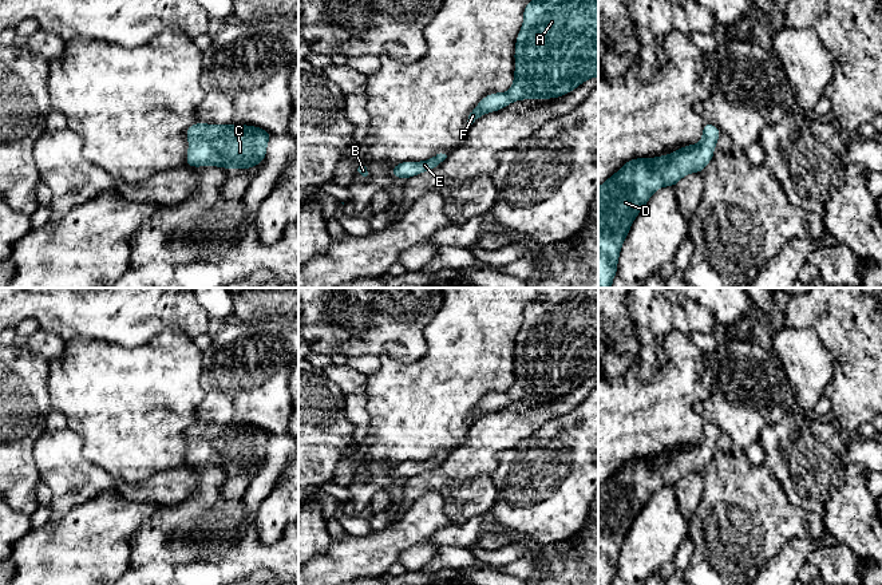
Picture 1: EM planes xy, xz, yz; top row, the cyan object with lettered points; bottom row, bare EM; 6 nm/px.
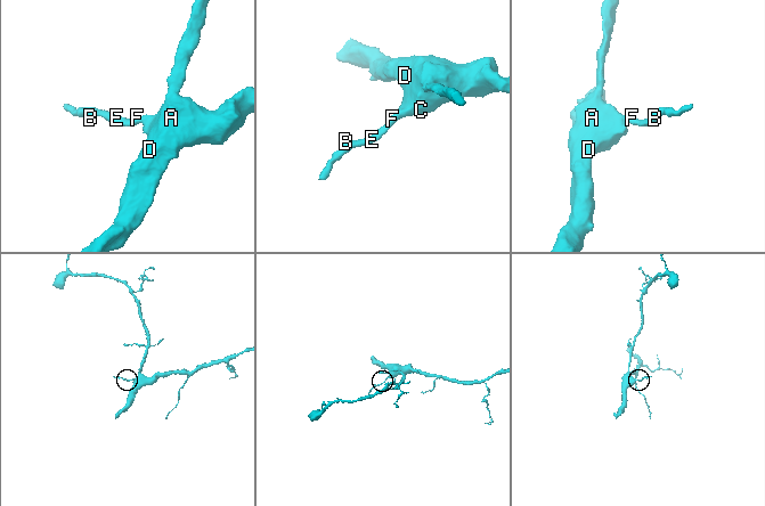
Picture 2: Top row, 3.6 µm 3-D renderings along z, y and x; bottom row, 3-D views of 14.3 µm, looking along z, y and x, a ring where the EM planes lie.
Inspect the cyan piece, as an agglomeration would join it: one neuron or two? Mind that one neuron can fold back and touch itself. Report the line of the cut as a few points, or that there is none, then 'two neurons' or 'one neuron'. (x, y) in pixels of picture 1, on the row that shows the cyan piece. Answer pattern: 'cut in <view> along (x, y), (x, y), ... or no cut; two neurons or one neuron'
no cut; one neuron

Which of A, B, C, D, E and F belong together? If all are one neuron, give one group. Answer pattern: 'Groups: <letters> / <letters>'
Groups: A B C D E F

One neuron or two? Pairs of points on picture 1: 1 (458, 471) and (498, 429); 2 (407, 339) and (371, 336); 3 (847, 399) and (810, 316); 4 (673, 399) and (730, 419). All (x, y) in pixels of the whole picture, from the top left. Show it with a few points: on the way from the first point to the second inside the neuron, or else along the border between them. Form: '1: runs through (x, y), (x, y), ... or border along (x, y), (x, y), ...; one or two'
1: runs through (469, 461), (487, 439); one
2: runs through (398, 336), (380, 336); one
3: runs through (849, 378), (849, 352), (831, 335); one
4: border along (701, 376), (708, 396), (695, 410), (706, 421); two

